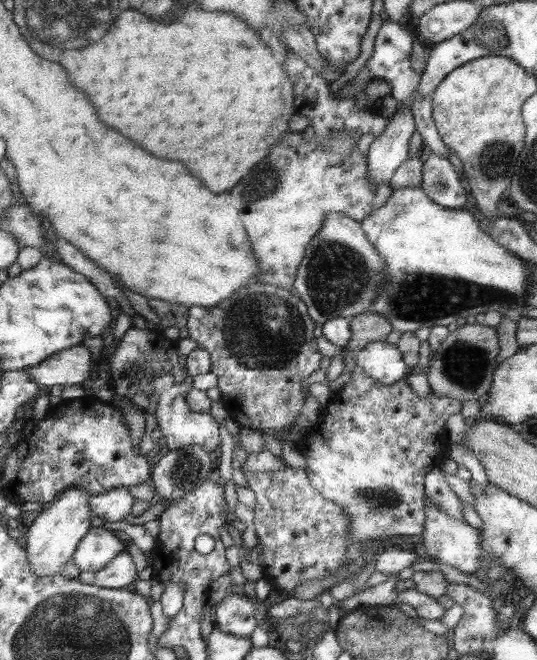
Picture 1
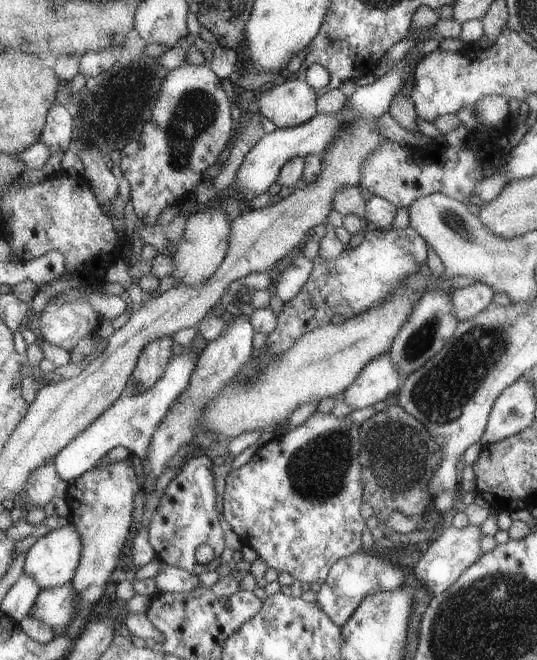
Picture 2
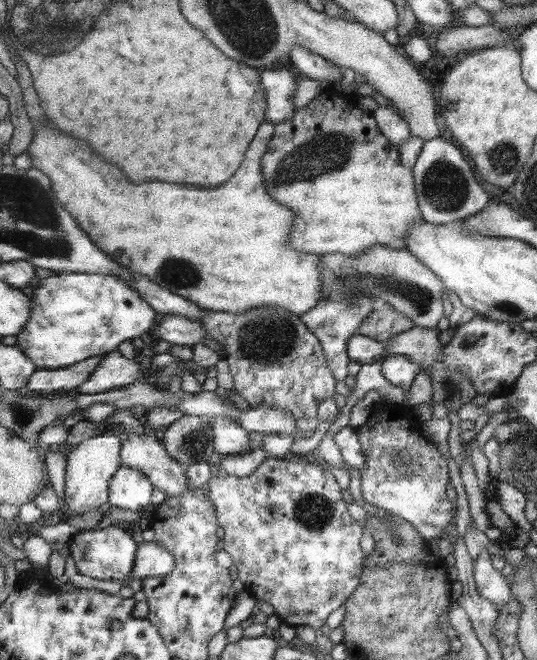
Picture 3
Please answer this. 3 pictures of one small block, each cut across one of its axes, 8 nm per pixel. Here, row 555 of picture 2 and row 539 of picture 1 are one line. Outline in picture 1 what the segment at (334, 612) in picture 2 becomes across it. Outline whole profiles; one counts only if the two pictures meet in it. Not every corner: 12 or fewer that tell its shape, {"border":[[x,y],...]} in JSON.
{"border":[[356,365],[301,453],[351,539],[413,536],[461,404]]}

